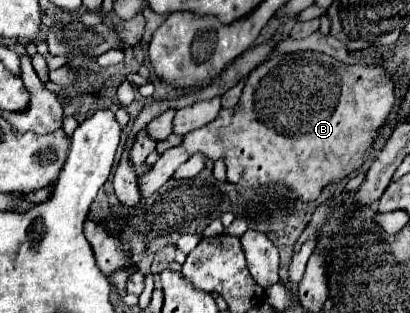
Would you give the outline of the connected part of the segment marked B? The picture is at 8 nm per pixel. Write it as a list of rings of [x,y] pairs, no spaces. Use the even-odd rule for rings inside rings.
[[[306,51],[290,53],[278,59],[268,59],[258,65],[246,79],[242,97],[236,107],[222,109],[214,121],[194,129],[182,137],[182,143],[170,147],[160,155],[154,167],[140,179],[140,191],[144,197],[152,195],[160,185],[164,185],[172,173],[188,161],[194,153],[204,153],[208,159],[226,159],[228,181],[236,185],[270,185],[282,183],[294,191],[304,201],[314,201],[320,189],[334,179],[350,175],[356,167],[364,163],[364,155],[374,141],[374,131],[384,125],[390,109],[394,105],[394,83],[382,67],[370,65],[344,65],[334,57],[324,53]]]

